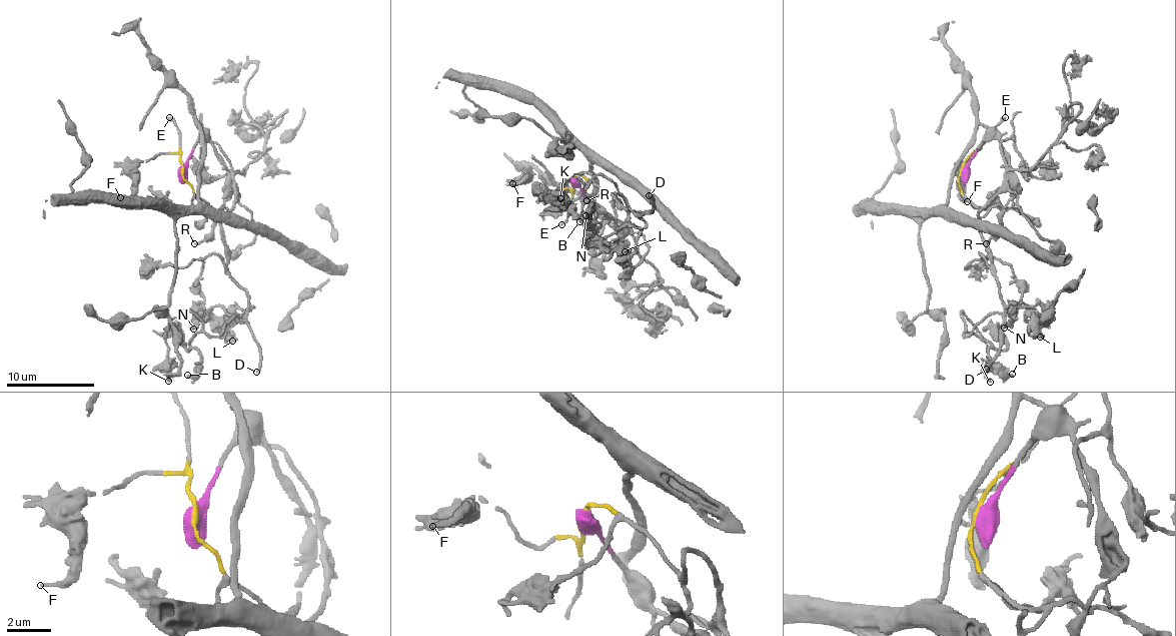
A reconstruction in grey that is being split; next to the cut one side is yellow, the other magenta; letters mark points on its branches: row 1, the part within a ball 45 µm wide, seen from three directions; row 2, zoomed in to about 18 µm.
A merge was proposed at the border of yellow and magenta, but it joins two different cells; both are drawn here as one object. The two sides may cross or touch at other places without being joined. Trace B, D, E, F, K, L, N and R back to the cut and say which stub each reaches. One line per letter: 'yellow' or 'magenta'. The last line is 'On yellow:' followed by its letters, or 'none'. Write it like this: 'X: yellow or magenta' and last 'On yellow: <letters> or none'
B: yellow
D: yellow
E: yellow
F: yellow
K: yellow
L: yellow
N: yellow
R: yellow
On yellow: B, D, E, F, K, L, N, R

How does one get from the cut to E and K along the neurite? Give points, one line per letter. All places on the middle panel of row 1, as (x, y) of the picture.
E: (574, 178), (571, 211), (560, 225)
K: (574, 178), (588, 178), (612, 203), (612, 194), (641, 213), (601, 174), (576, 173), (563, 183), (560, 199)

